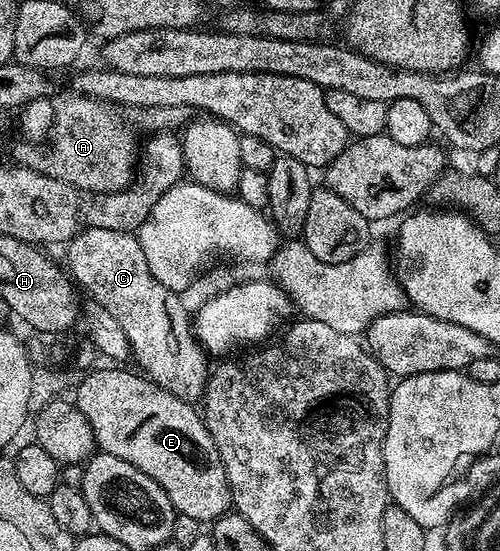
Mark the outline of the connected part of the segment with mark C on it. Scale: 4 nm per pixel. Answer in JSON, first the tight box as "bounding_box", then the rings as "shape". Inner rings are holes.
{"bounding_box":[66,229,209,404],"shape":[[[86,229],[68,242],[66,251],[68,251],[66,270],[69,276],[83,290],[85,287],[88,290],[87,294],[99,301],[106,309],[106,313],[110,313],[114,321],[122,325],[122,333],[126,333],[126,341],[130,341],[131,358],[134,363],[136,359],[135,366],[153,383],[166,389],[174,397],[195,404],[203,396],[204,386],[208,384],[209,356],[196,339],[190,311],[184,308],[184,303],[180,300],[183,298],[177,292],[166,289],[166,285],[159,283],[154,273],[150,273],[150,265],[146,265],[146,253],[142,253],[139,238],[130,231]]]}

